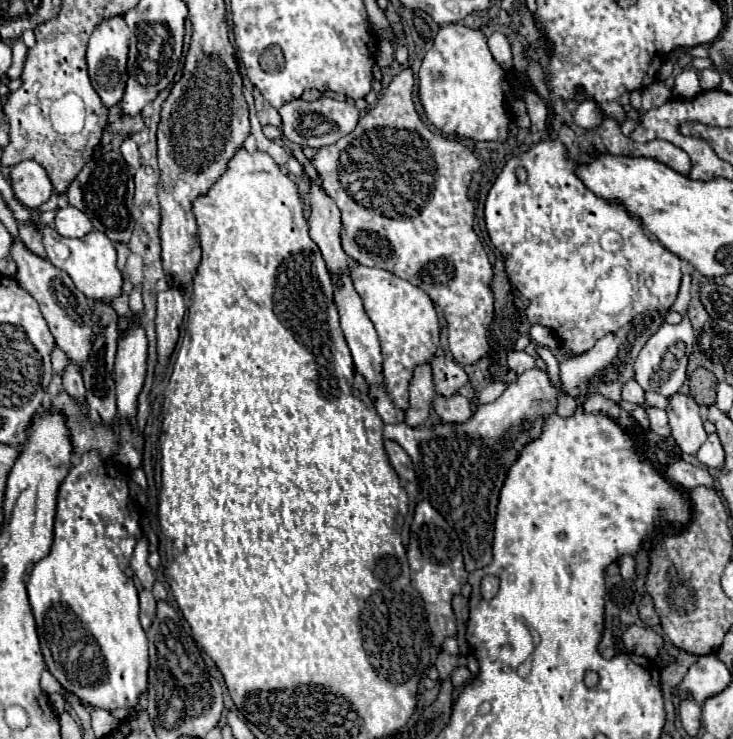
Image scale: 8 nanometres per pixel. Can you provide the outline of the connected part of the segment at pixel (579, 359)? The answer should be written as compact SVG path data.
M659 310L639 314L627 326L619 328L613 334L599 338L599 342L589 352L561 360L561 386L563 386L563 390L567 390L573 398L579 398L579 402L583 402L587 398L587 394L593 394L593 392L611 394L611 398L615 398L615 402L623 402L619 398L619 390L621 390L623 382L627 382L627 378L633 378L631 362L637 358L639 350L645 346L645 342L651 338L651 334L655 334L657 328L665 322L679 324L681 314L677 314L673 310L667 310L665 314L661 314Z

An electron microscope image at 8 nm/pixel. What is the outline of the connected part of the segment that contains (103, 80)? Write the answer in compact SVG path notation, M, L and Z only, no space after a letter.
M115 16L107 22L101 22L95 28L95 34L89 40L87 48L87 66L89 66L89 78L97 94L101 96L103 104L115 106L119 104L119 98L123 98L123 86L127 80L127 46L129 46L129 28L121 16Z

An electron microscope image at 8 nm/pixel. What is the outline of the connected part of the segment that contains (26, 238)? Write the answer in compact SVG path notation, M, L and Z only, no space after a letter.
M19 226L19 240L23 242L23 246L27 250L31 250L35 256L45 258L45 246L43 246L43 238L39 238L37 230L31 230L31 226Z

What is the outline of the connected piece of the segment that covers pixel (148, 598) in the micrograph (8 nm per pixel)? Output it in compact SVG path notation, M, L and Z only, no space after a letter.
M141 590L139 602L141 602L141 626L147 630L155 618L155 598L149 590Z

